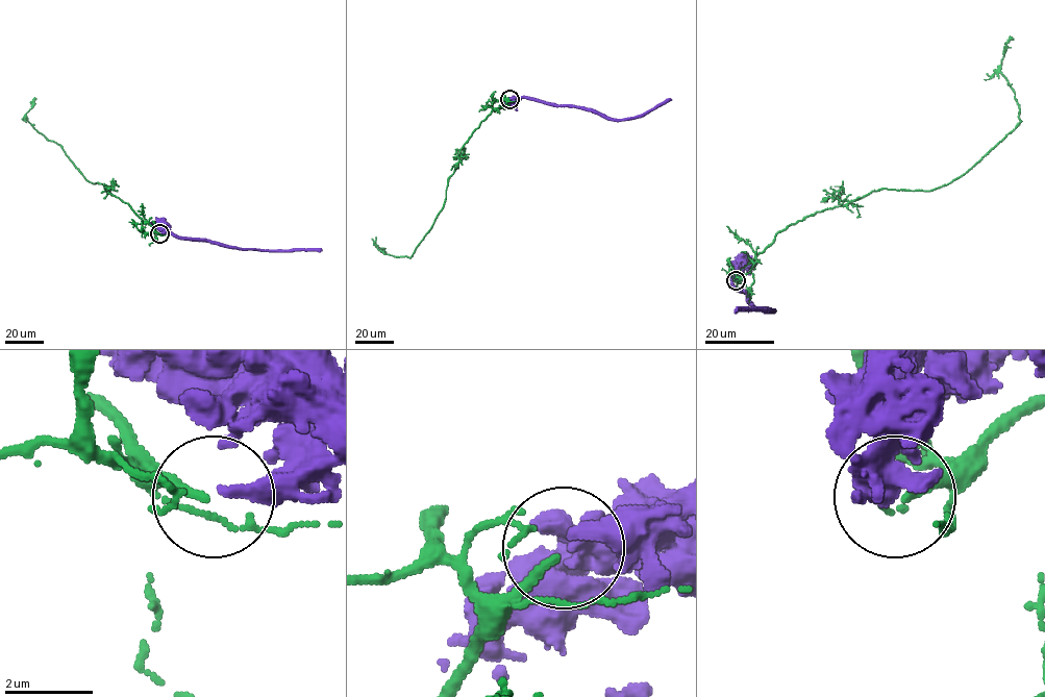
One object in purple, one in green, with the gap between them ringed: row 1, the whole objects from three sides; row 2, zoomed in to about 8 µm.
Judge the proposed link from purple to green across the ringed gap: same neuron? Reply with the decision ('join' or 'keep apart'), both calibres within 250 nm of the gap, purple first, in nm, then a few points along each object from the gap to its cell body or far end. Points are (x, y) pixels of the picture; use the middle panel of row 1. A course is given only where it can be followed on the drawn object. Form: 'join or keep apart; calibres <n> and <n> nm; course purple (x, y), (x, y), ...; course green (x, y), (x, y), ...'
keep apart; calibres 320 and 180 nm; course purple (509, 99), (528, 98), (569, 105), (616, 119), (645, 115), (672, 100); course green (509, 99), (494, 108), (465, 144), (448, 178), (443, 208), (413, 255), (394, 256), (376, 246), (387, 253)

